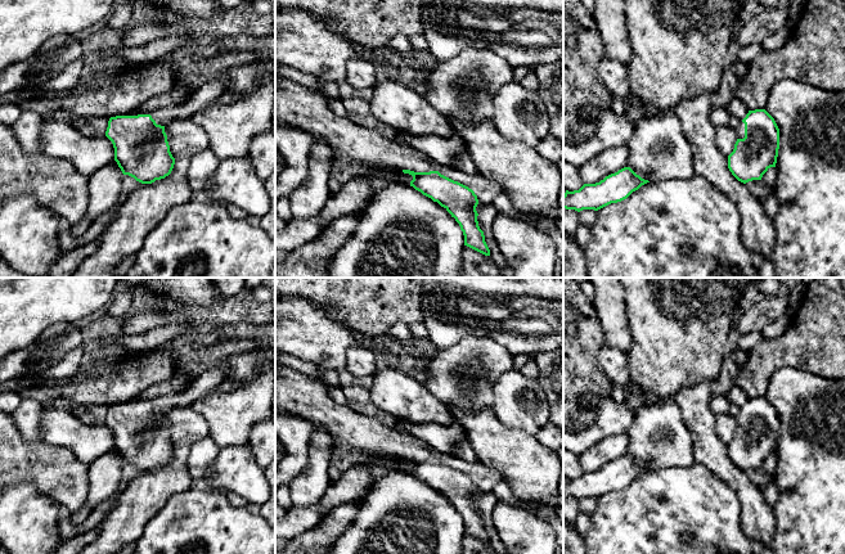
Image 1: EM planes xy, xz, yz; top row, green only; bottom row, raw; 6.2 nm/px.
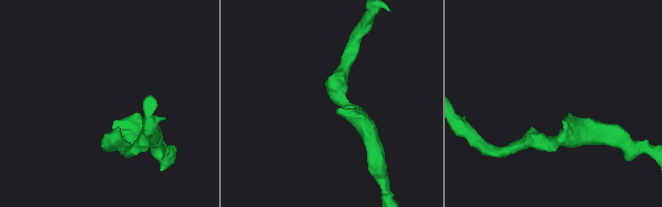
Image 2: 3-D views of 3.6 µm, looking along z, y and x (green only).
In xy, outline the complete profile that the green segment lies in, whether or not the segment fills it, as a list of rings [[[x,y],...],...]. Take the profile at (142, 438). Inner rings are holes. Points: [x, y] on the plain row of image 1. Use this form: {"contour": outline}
{"contour": [[[143,393],[127,404],[111,405],[105,419],[122,461],[141,472],[165,467],[175,452],[165,414],[157,413],[150,400]]]}

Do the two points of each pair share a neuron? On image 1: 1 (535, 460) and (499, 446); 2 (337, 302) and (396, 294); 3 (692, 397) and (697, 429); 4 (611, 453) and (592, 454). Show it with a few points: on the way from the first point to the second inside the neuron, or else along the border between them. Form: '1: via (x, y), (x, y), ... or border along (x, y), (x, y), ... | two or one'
1: via (526, 460), (508, 450) | one
2: via (351, 294), (382, 294) | one
3: via (693, 405), (697, 422) | one
4: via (606, 453), (597, 454) | one

